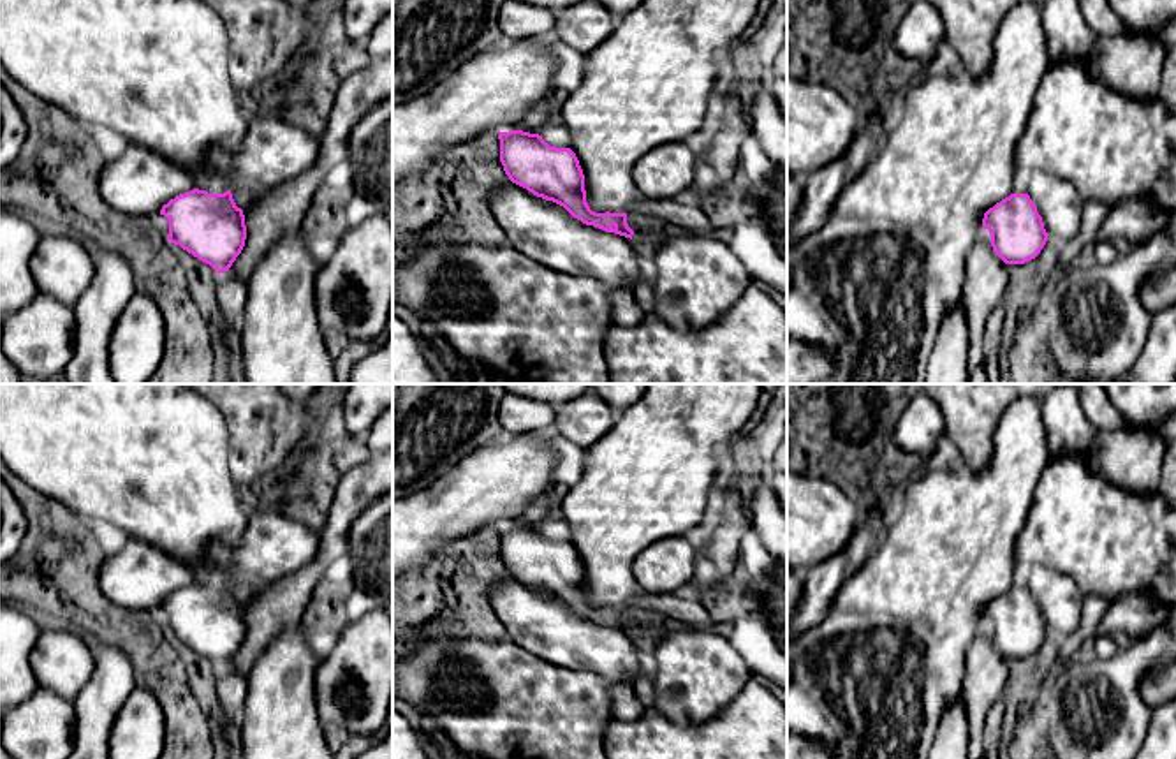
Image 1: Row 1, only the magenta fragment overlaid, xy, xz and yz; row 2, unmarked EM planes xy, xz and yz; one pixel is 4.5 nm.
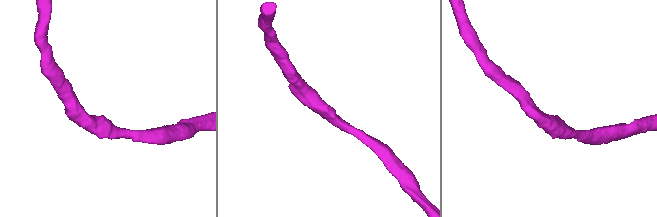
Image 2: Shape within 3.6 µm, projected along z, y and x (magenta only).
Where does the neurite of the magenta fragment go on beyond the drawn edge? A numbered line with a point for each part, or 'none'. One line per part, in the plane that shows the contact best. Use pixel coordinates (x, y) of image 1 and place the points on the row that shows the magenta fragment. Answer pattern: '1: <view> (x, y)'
1: xy (215, 182)

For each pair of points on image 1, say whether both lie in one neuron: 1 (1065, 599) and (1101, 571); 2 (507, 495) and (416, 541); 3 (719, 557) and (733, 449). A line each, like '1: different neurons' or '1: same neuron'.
1: different neurons
2: same neuron
3: same neuron

